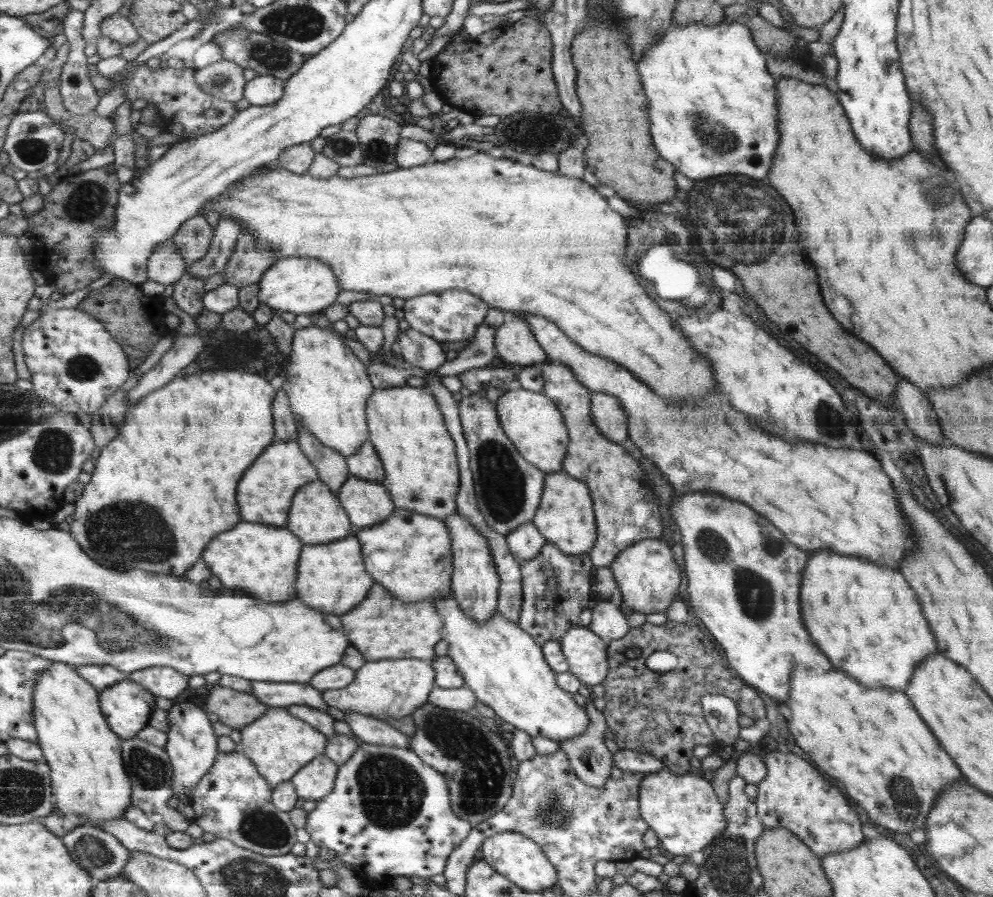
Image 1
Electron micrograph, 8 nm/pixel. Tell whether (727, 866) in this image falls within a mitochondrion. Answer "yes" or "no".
yes

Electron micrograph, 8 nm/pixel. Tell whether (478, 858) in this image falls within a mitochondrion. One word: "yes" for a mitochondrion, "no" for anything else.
no

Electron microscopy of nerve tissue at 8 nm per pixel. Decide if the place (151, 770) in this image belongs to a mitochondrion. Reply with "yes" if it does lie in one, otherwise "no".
yes

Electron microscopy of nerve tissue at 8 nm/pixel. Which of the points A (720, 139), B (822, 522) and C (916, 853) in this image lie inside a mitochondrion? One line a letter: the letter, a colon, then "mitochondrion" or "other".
A: mitochondrion
B: other
C: other

